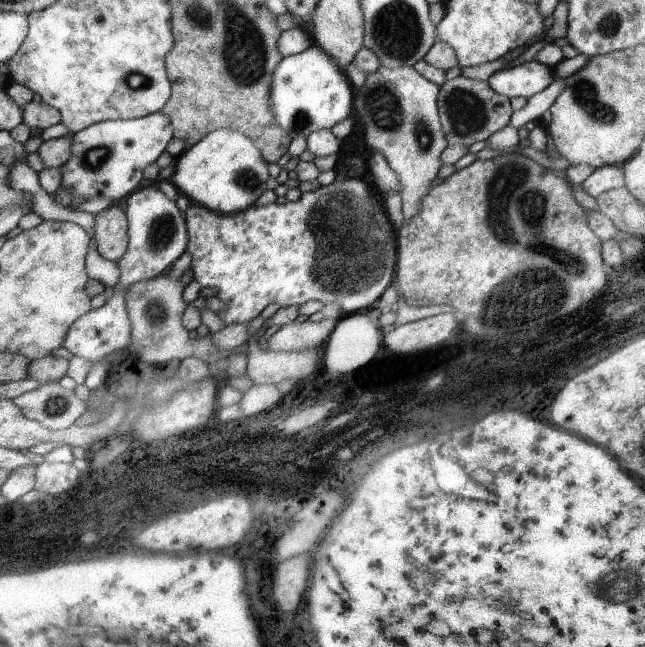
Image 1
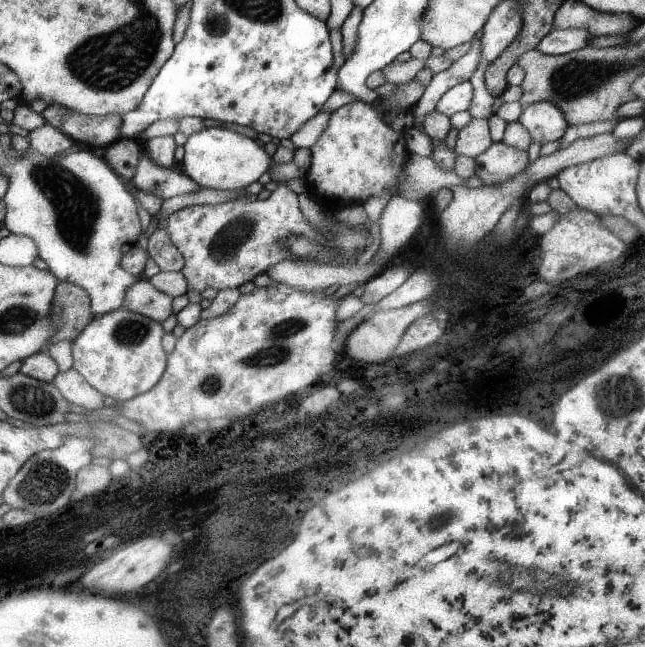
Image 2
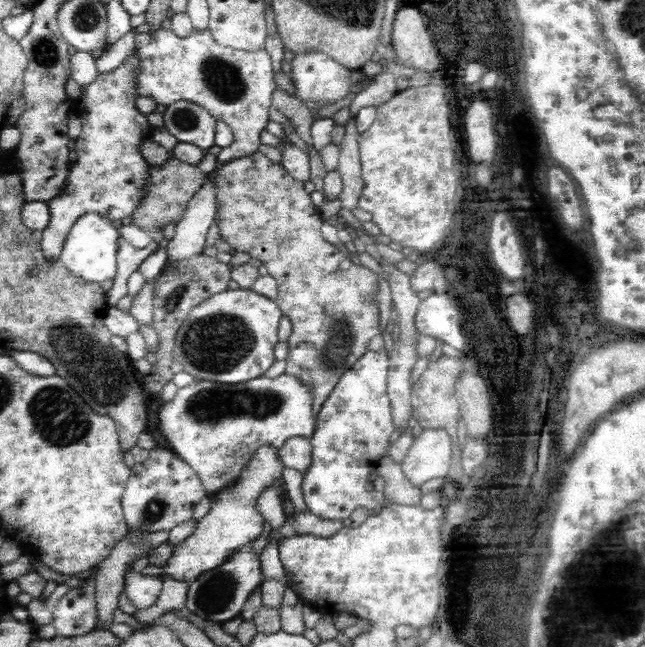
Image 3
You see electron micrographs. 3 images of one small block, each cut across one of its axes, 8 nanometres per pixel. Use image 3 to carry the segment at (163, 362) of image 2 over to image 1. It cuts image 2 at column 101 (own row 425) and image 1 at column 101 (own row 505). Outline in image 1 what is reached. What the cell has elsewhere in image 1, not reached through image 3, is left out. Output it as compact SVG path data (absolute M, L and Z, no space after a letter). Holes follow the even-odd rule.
M138 188L132 196L126 198L126 216L128 246L122 258L118 260L120 269L118 284L113 286L114 292L110 300L100 308L90 309L80 319L76 320L69 328L69 332L62 340L62 348L66 348L76 357L82 357L92 362L92 370L87 374L84 384L91 389L93 386L103 385L104 380L110 375L111 364L108 364L108 356L116 350L127 348L132 342L133 324L130 322L129 312L126 310L126 290L136 284L157 277L162 274L172 262L177 262L186 252L188 231L186 221L180 208L174 200L170 200L164 192L158 188Z

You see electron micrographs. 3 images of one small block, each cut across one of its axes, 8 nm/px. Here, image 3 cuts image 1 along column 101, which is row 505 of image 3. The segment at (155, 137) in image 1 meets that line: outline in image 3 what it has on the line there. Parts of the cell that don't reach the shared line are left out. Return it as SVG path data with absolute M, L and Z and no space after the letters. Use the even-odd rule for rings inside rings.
M162 446L150 449L149 457L144 462L134 464L130 470L130 478L121 498L128 533L167 530L169 533L167 542L172 547L178 546L194 530L196 521L191 516L196 504L204 496L209 495L196 471L176 453L168 452Z

